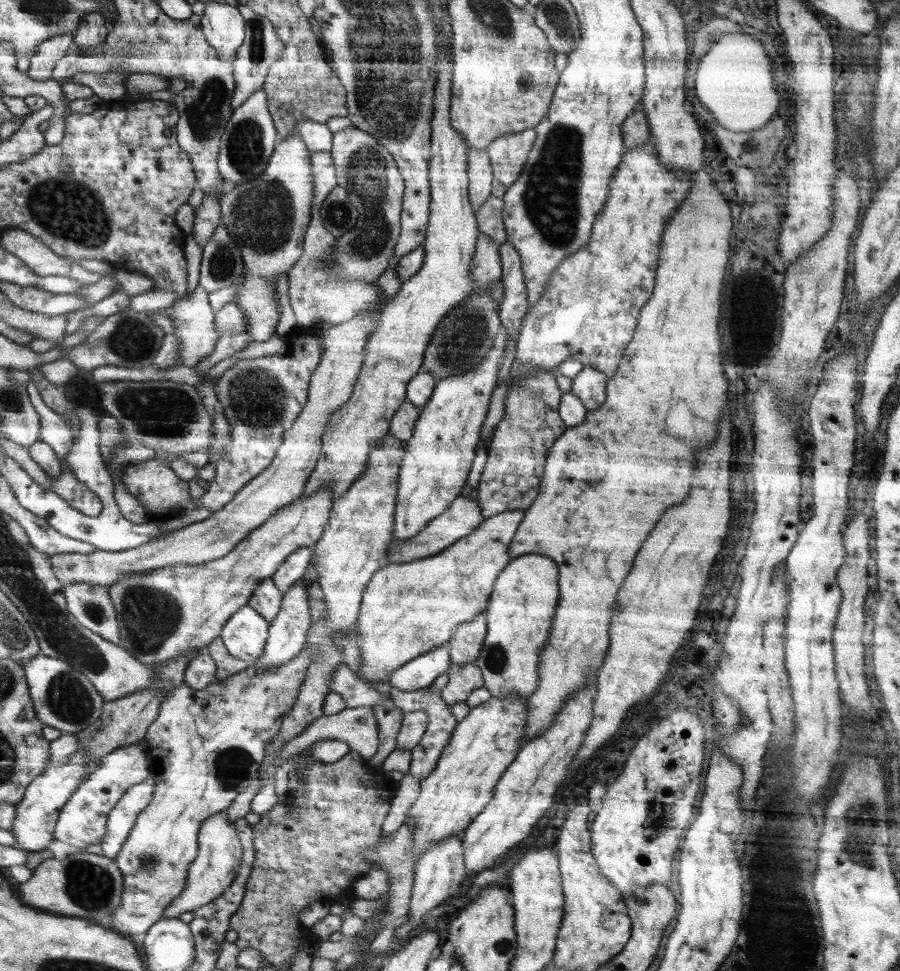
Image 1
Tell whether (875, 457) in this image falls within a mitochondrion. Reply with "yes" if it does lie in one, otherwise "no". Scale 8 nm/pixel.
no

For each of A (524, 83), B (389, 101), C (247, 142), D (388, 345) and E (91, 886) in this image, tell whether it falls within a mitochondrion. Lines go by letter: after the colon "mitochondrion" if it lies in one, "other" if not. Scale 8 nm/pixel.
A: mitochondrion
B: mitochondrion
C: mitochondrion
D: other
E: mitochondrion

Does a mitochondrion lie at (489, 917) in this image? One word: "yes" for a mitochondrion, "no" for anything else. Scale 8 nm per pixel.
no

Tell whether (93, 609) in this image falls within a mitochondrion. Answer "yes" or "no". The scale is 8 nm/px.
yes

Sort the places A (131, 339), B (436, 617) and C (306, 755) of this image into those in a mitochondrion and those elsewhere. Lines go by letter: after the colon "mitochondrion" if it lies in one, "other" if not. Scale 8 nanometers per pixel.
A: mitochondrion
B: other
C: other

